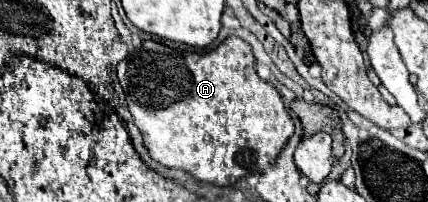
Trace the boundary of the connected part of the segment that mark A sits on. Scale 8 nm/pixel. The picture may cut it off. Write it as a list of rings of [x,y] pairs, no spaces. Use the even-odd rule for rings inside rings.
[[[228,36],[208,54],[196,54],[178,44],[160,44],[154,40],[146,40],[140,50],[128,54],[118,64],[118,78],[126,92],[128,110],[142,132],[150,156],[162,166],[178,168],[196,180],[216,186],[230,186],[270,166],[294,134],[294,122],[286,112],[282,96],[256,74],[254,64],[250,44],[236,36]]]

